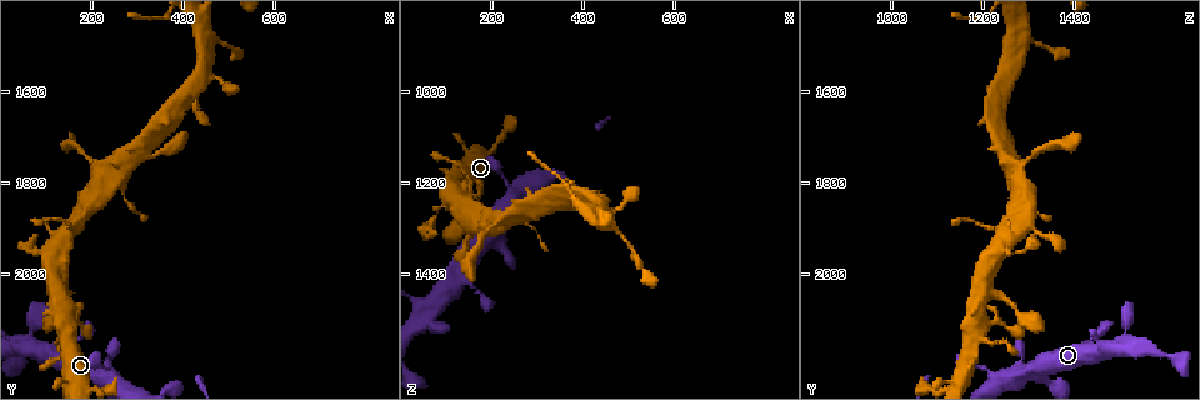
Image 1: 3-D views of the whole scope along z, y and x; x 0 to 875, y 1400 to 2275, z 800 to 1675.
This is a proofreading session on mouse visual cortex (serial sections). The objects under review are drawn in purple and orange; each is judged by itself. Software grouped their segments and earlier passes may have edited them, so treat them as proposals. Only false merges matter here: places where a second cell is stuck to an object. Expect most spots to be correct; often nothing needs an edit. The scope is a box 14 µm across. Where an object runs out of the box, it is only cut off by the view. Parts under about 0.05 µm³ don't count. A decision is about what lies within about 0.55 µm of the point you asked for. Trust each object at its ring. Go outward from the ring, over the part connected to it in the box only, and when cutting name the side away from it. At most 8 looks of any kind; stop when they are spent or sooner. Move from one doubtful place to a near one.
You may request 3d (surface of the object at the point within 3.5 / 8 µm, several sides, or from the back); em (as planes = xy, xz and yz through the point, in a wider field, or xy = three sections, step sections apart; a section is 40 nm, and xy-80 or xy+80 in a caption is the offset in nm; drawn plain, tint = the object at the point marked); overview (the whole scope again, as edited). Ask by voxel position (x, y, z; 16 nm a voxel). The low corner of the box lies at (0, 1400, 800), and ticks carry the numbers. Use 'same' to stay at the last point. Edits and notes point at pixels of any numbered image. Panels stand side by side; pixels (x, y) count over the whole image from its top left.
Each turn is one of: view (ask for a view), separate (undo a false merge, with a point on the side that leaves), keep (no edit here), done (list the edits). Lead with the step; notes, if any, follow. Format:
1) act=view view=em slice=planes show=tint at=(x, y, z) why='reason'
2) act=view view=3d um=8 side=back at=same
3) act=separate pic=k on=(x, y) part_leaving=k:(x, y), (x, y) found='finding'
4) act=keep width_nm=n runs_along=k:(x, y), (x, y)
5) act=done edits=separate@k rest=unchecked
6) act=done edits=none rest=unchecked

act=view view=3d um=3.5 at=(65, 2145, 1500) why='a narrow waist'

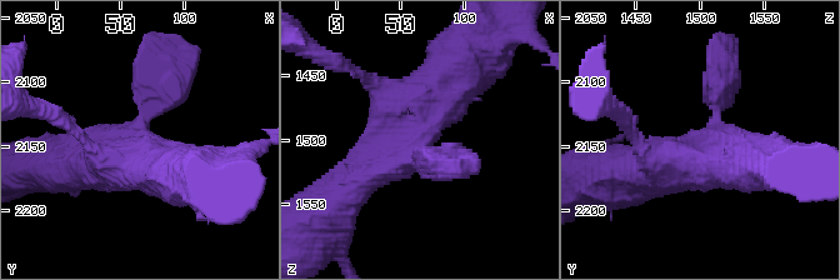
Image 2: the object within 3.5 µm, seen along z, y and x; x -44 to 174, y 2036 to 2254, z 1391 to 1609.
act=view view=em slice=xy step=5 show=tint at=(62, 2150, 1504) why='now the EM'

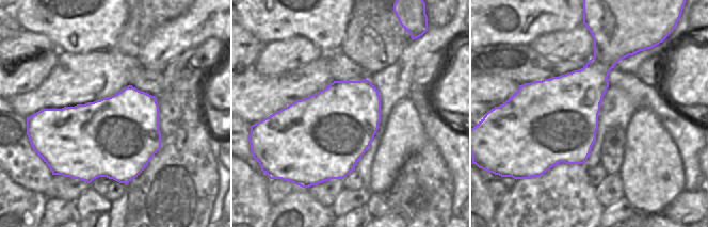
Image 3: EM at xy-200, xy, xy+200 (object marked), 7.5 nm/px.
act=keep runs_along=2:(458, 74), (404, 135), (338, 195) found='all the same cell'

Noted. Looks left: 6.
act=view view=3d um=3.5 at=(155, 2105, 1195) why='abrupt turn'

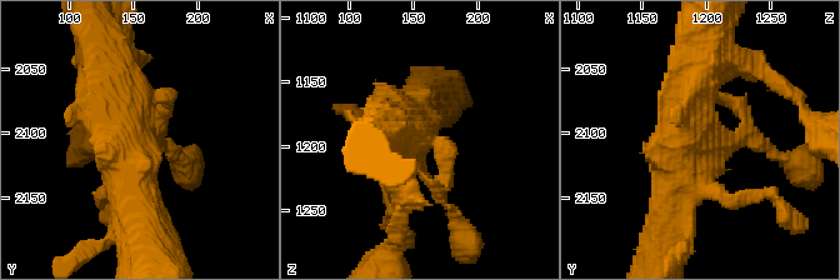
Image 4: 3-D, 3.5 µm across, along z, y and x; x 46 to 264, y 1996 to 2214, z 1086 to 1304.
act=view view=em slice=xy step=1 show=tint at=(146, 2106, 1204) why='shape alone is not enough'

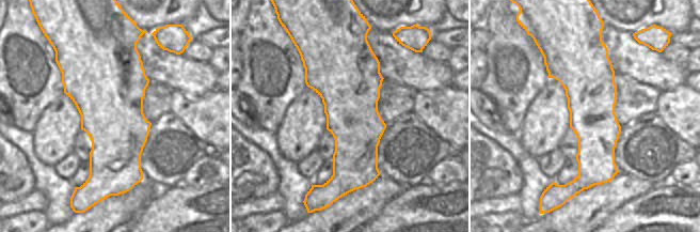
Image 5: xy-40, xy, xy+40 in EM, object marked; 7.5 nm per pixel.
act=keep runs_along=5:(583, 44), (590, 87), (587, 185) found='all the same cell'

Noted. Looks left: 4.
act=view view=3d um=3.5 at=(125, 1930, 1240) why='abrupt turn'

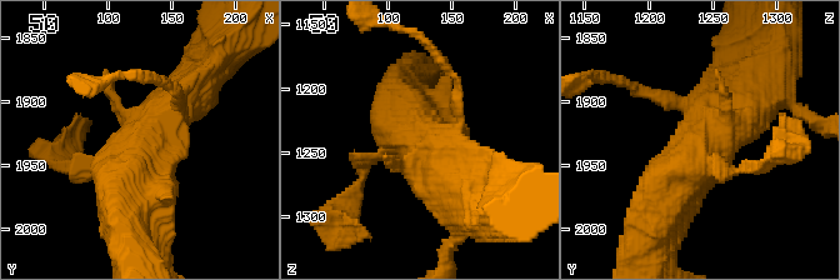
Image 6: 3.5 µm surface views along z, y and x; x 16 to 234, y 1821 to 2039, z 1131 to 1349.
act=view view=em slice=xy step=2 show=tint at=(126, 1934, 1242) why='need the tissue'

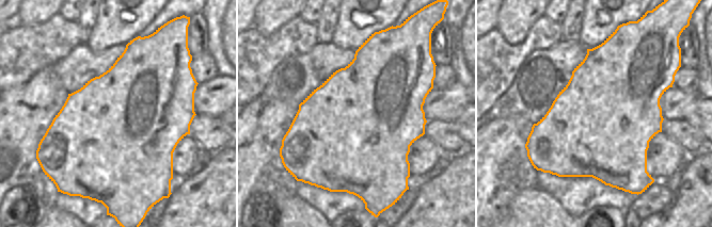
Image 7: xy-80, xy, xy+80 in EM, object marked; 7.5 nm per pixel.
act=view view=em slice=xy step=3 show=tint at=same

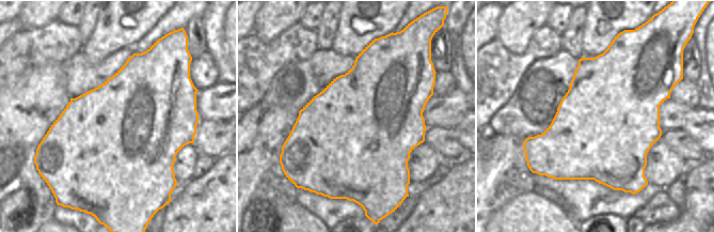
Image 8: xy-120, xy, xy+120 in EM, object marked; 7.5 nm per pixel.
act=keep runs_along=6:(646, 239), (666, 193), (736, 104) found='one cell here'

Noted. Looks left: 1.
act=done edits=none rest=unchecked

